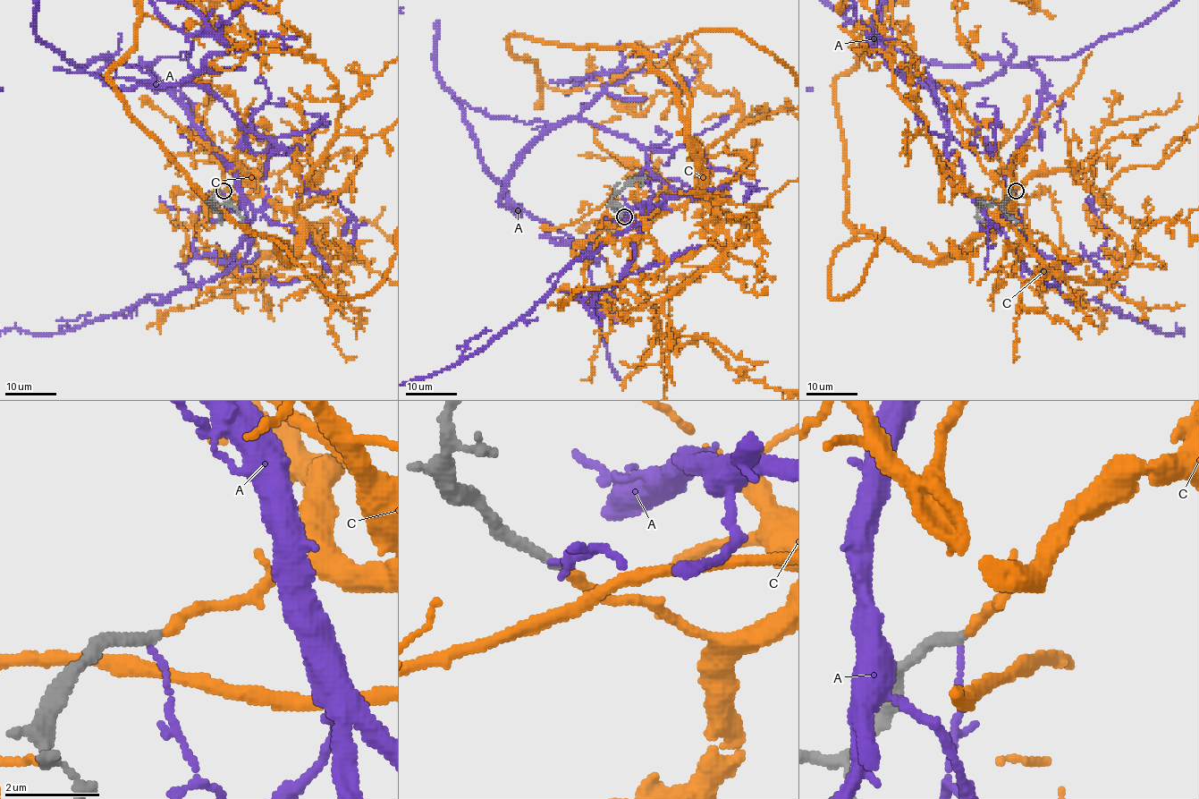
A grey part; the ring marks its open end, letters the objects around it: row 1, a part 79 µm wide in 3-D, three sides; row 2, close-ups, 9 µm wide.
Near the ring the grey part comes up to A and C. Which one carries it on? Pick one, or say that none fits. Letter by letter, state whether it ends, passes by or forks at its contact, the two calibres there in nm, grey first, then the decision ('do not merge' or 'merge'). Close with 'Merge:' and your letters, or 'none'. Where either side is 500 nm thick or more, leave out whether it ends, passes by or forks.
A: it ends there; 240 nm thick on the grey side, 90 nm on the other; do not merge
C: it passes by; 200 nm thick on the grey side, 160 nm on the other; merge
Merge: C

